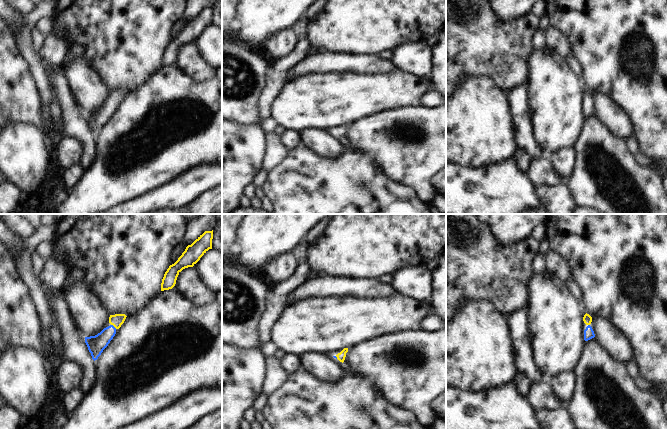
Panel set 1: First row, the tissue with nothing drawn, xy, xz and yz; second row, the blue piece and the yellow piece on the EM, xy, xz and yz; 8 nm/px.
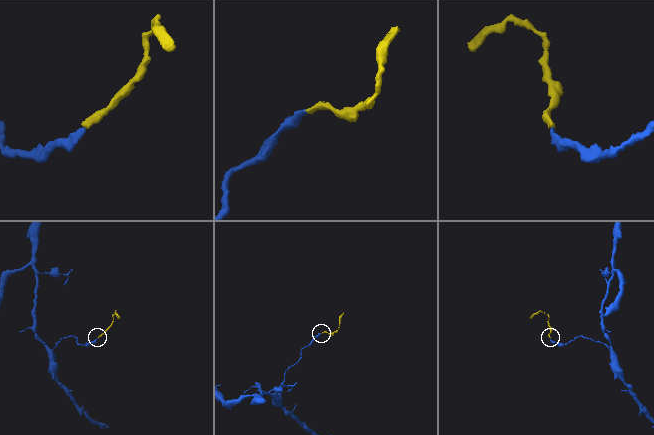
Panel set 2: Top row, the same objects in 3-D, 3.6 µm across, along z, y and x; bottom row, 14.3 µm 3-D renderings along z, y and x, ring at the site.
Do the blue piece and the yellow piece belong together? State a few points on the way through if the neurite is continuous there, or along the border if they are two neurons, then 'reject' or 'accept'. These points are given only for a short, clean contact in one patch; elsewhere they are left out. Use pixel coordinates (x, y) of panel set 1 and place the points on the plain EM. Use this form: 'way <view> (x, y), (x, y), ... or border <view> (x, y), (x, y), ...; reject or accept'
way xy (96, 120), (113, 102), (117, 96); accept

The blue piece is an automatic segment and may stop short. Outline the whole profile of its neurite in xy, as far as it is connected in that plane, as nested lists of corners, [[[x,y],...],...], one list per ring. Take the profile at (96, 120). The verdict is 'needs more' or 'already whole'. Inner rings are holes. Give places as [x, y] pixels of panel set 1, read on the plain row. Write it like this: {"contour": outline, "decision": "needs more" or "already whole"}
{"contour": [[[125,90],[110,91],[110,102],[104,104],[95,112],[85,113],[85,119],[94,137],[98,135],[103,126],[108,122],[115,112],[116,106],[121,103],[126,93],[127,92]]], "decision": "needs more"}

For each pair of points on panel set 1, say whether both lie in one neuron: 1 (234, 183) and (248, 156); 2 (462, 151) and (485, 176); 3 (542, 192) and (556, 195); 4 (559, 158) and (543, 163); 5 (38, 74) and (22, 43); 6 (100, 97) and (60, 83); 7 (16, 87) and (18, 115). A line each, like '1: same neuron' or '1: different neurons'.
1: same neuron
2: different neurons
3: same neuron
4: different neurons
5: same neuron
6: different neurons
7: same neuron

